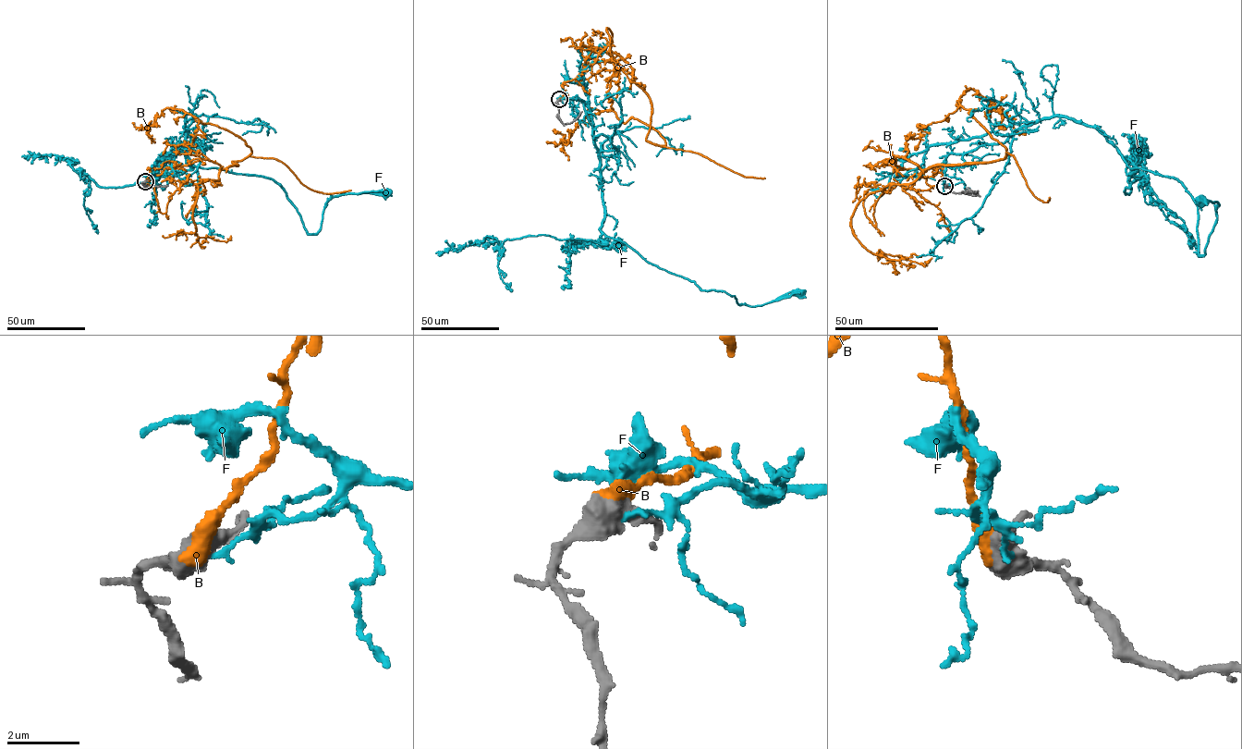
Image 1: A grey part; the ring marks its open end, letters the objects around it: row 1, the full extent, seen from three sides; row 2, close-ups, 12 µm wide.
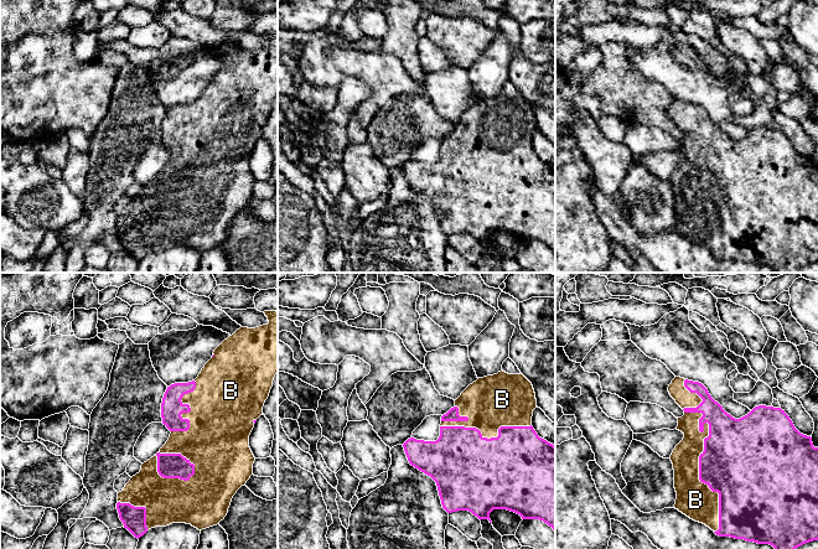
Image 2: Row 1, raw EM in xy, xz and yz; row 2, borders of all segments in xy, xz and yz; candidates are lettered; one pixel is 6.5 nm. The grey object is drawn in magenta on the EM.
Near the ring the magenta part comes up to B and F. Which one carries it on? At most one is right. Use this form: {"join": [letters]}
{"join": ["B"]}

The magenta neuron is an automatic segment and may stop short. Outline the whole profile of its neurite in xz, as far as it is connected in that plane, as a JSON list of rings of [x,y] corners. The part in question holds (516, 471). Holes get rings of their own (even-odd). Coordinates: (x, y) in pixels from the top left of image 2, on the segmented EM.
[[[503,371],[478,378],[455,400],[455,406],[441,416],[436,441],[408,439],[404,451],[411,466],[430,476],[438,486],[442,508],[447,513],[468,511],[480,520],[488,519],[493,509],[507,509],[522,519],[539,519],[555,532],[555,446],[538,436],[532,426],[537,408],[532,383],[523,374]]]

